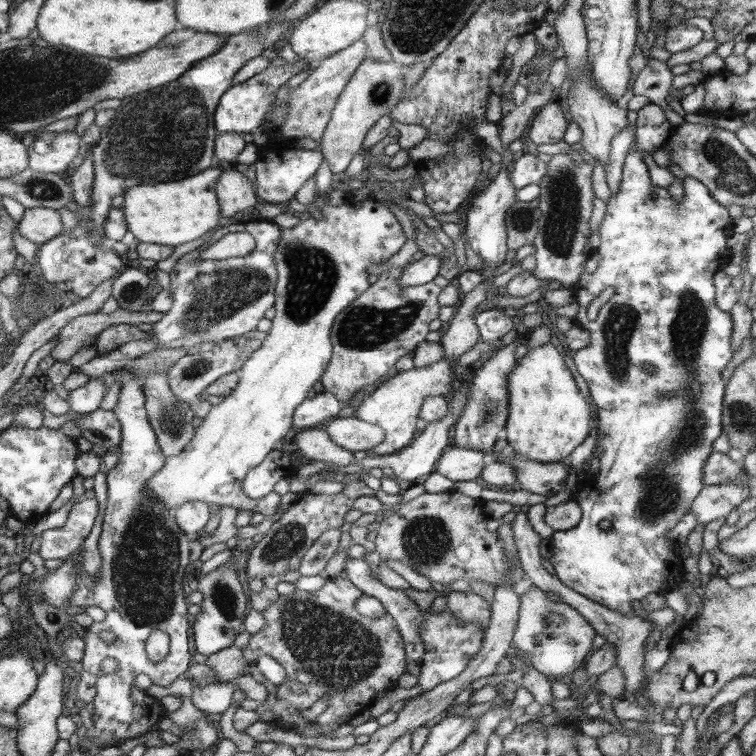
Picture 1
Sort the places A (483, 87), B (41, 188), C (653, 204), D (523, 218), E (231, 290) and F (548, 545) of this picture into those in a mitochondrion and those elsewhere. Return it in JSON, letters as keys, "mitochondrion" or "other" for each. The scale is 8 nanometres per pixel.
{"A":"other","B":"mitochondrion","C":"other","D":"mitochondrion","E":"mitochondrion","F":"other"}

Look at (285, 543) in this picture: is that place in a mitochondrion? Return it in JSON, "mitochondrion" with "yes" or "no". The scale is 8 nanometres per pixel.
{"mitochondrion":"yes"}

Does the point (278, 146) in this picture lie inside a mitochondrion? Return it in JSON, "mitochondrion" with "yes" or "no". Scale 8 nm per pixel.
{"mitochondrion":"no"}

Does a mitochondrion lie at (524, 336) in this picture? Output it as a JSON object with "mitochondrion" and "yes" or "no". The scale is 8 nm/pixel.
{"mitochondrion":"no"}

